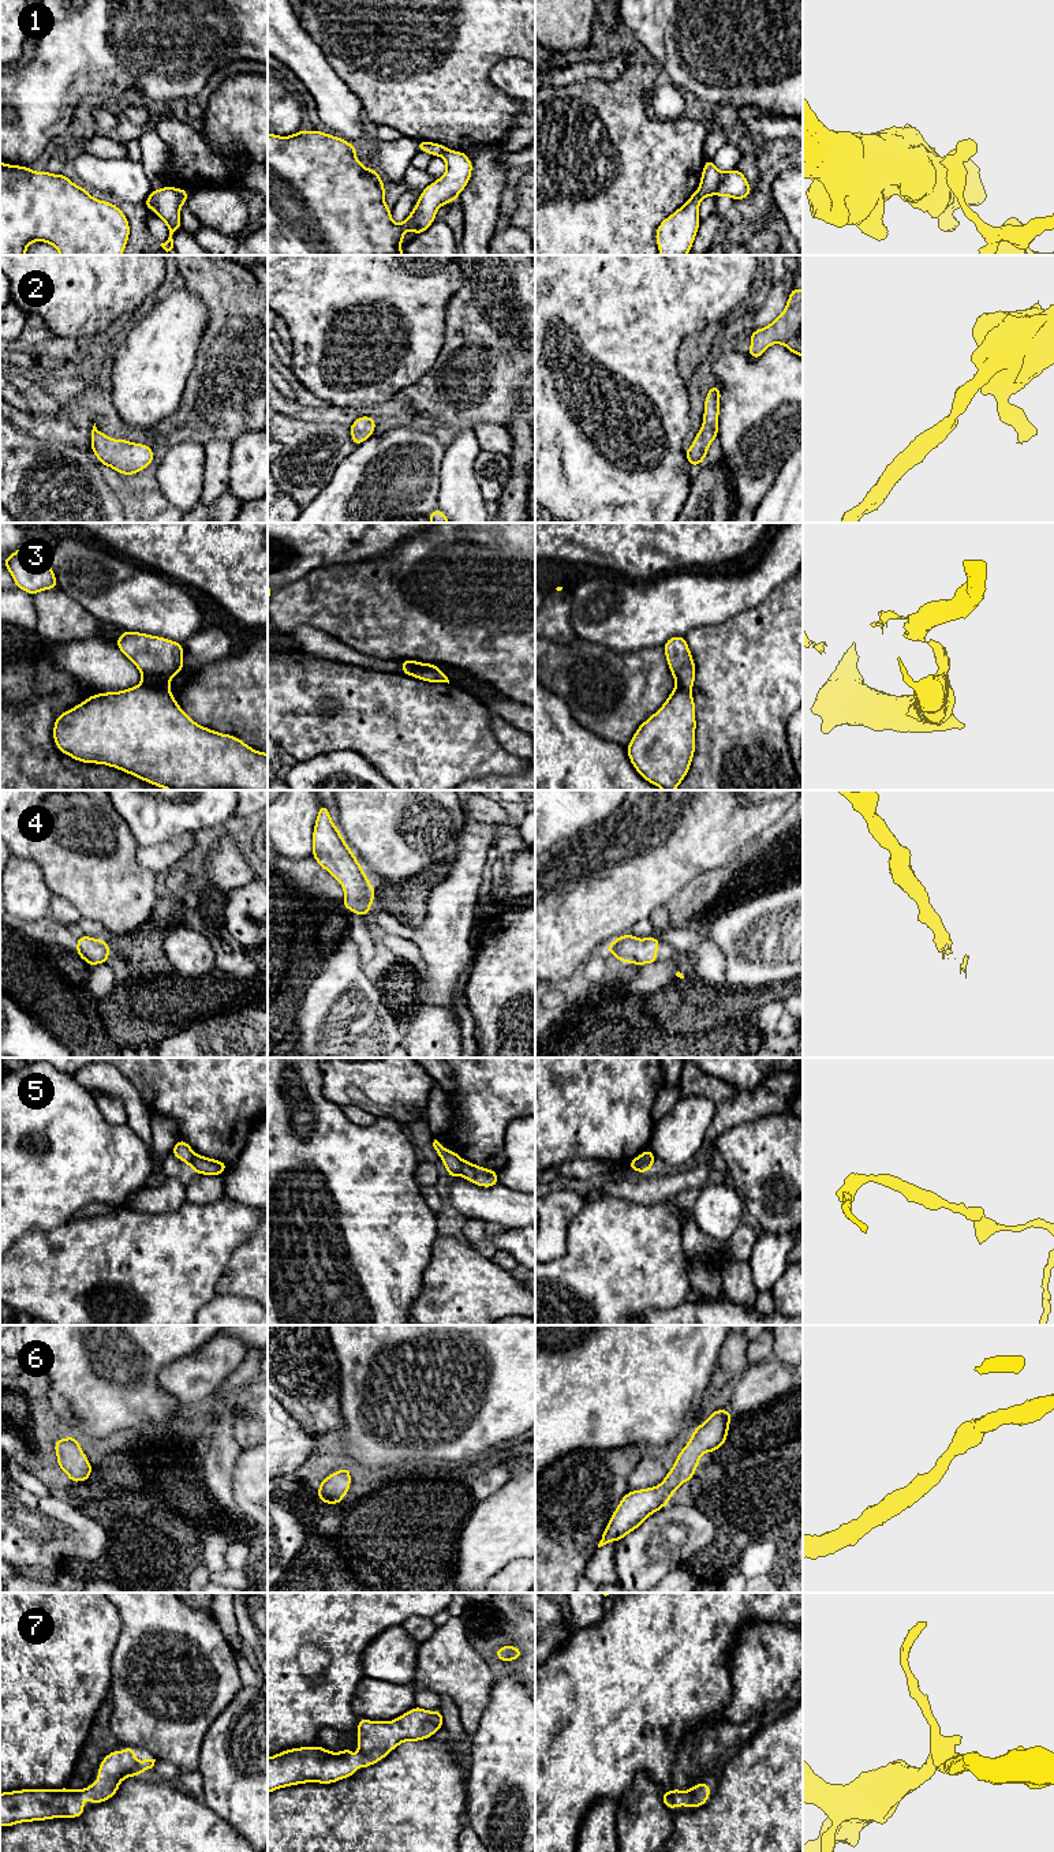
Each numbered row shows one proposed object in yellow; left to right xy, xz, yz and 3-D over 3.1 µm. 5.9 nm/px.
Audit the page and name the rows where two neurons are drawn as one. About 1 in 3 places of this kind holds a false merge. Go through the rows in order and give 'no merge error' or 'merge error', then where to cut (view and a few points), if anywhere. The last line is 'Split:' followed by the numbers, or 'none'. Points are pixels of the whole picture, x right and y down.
1: merge error | xz (448, 149), (441, 156)
2: no merge error | no cut
3: merge error | xy (142, 681), (167, 688)
4: no merge error | no cut
5: merge error | xz (462, 1159), (459, 1174)
6: no merge error | no cut
7: no merge error | no cut
Split: 1, 3, 5

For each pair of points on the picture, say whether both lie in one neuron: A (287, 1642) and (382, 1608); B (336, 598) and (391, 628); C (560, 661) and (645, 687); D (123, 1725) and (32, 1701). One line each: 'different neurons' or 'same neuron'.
A: same neuron
B: same neuron
C: same neuron
D: different neurons

